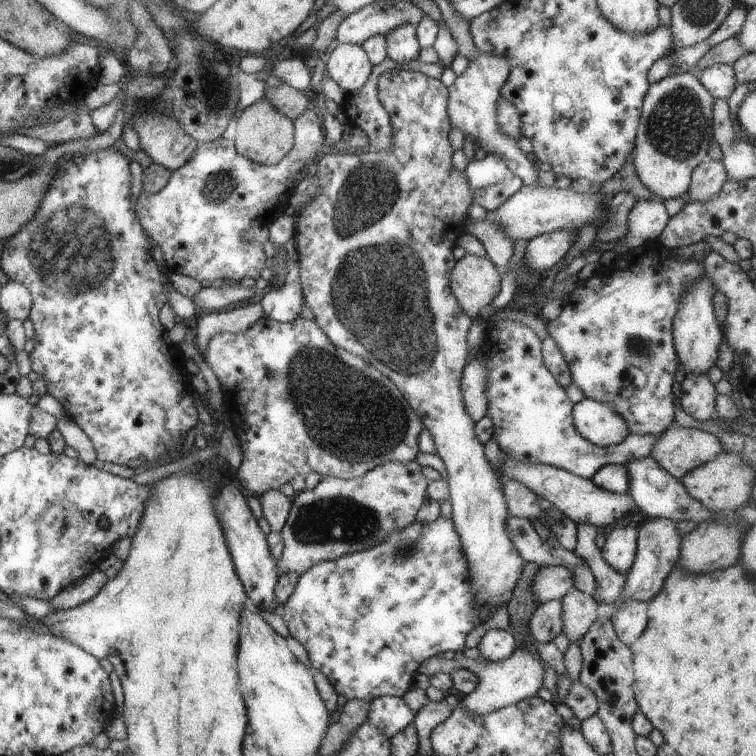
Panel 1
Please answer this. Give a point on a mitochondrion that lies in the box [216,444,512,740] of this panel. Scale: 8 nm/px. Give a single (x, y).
(335, 519)

